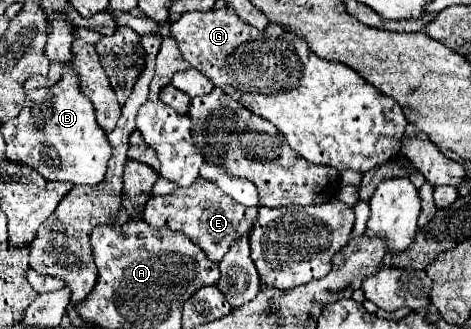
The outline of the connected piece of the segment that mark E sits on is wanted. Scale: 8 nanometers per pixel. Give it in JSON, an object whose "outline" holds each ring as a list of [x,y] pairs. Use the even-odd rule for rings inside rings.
{"outline":[[[198,178],[188,188],[176,188],[172,194],[166,196],[152,196],[142,212],[142,218],[148,220],[152,228],[168,226],[170,230],[188,236],[196,246],[200,246],[208,254],[212,262],[220,262],[224,252],[228,252],[228,248],[240,236],[252,230],[256,212],[258,208],[246,208],[242,204],[236,204],[228,194],[224,196],[224,192],[216,188],[216,184]]]}

